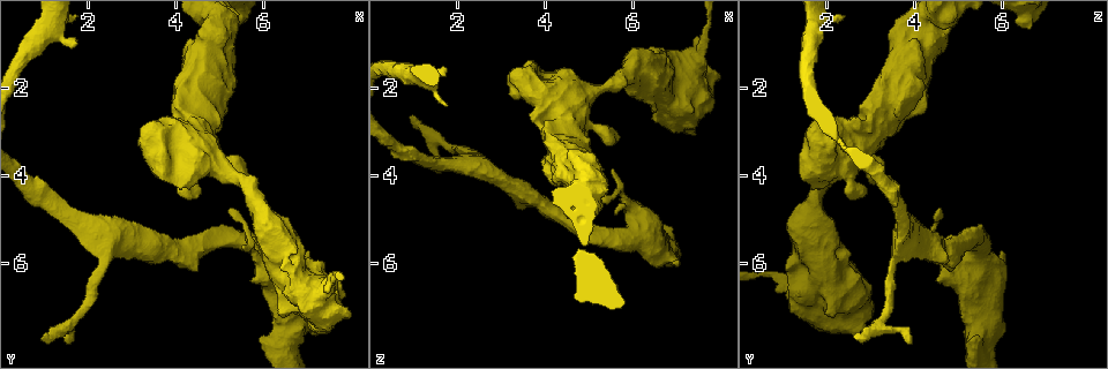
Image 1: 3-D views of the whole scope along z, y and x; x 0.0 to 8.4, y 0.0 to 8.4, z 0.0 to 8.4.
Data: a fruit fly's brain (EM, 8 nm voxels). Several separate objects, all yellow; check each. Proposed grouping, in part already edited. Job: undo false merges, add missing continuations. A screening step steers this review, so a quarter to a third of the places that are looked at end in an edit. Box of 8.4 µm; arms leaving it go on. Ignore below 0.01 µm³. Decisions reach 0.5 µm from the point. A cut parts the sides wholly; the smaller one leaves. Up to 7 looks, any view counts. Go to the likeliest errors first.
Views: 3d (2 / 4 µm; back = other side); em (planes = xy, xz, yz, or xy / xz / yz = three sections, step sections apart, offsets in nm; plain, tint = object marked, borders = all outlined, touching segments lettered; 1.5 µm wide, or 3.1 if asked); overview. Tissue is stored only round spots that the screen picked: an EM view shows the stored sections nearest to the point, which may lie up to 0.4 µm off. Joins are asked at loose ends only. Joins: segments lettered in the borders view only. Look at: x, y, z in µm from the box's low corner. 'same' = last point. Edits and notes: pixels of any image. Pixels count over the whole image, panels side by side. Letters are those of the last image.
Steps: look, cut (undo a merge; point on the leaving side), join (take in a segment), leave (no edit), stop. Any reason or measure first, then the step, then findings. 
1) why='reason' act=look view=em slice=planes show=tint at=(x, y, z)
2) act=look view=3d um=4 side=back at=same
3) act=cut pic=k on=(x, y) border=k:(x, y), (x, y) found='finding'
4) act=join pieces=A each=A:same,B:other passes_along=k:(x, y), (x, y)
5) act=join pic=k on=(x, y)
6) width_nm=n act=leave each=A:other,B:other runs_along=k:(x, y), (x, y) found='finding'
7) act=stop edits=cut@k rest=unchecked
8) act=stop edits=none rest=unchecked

why='calibre changes' act=look view=3d um=4 at=(7.50, 6.40, 1.25)

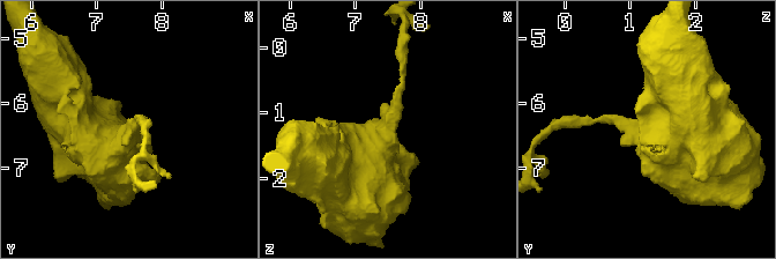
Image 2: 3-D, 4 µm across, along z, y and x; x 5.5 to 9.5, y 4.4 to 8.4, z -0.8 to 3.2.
why='shape alone is not enough' act=look view=em slice=yz step=4 show=borders at=(7.50, 6.40, 1.25)

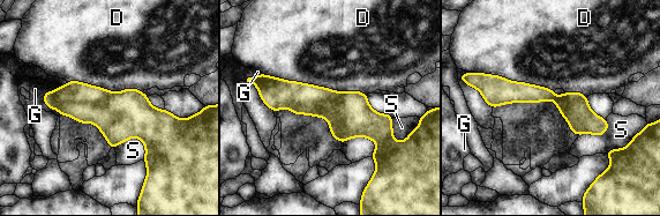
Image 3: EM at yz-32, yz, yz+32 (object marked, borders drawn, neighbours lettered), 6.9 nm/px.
longest_contact=D:750nm act=cut pic=3 on=(74, 92) each=D:other,G:other,S:other found='two neurons meet here'

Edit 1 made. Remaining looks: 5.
why='redraw' act=look view=overview

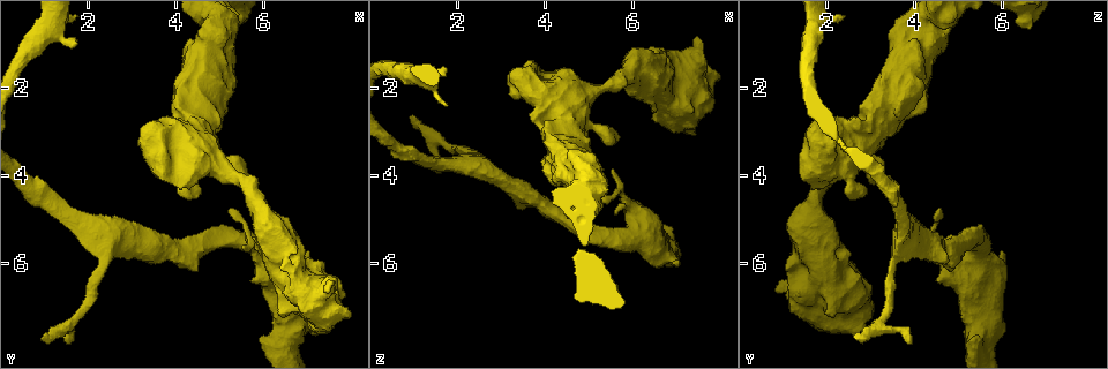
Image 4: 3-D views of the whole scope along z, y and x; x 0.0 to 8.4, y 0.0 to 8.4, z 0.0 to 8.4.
why='free end' act=look view=3d um=4 side=back at=(0.95, 7.65, 2.65)

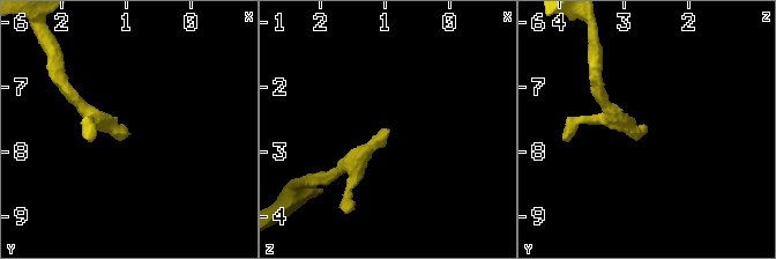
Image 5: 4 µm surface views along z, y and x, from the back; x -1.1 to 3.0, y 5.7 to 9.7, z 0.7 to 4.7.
act=look view=em slice=xz step=8 show=tint at=(1.00, 7.65, 2.60)

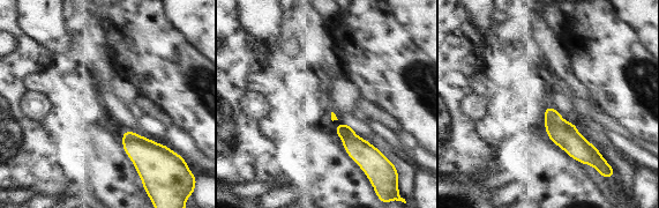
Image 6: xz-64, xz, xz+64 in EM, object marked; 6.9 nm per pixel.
why='cut it another way' act=look view=em slice=planes show=borders at=same

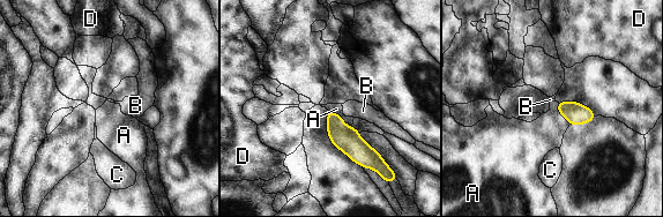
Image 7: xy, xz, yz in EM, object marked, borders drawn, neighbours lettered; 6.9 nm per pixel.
act=leave each=A:other,B:other,C:other,D:other border=7:(327, 109), (337, 113), (350, 127) found='none of them fits'

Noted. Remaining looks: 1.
act=stop edits=cut@3 rest=unchecked

